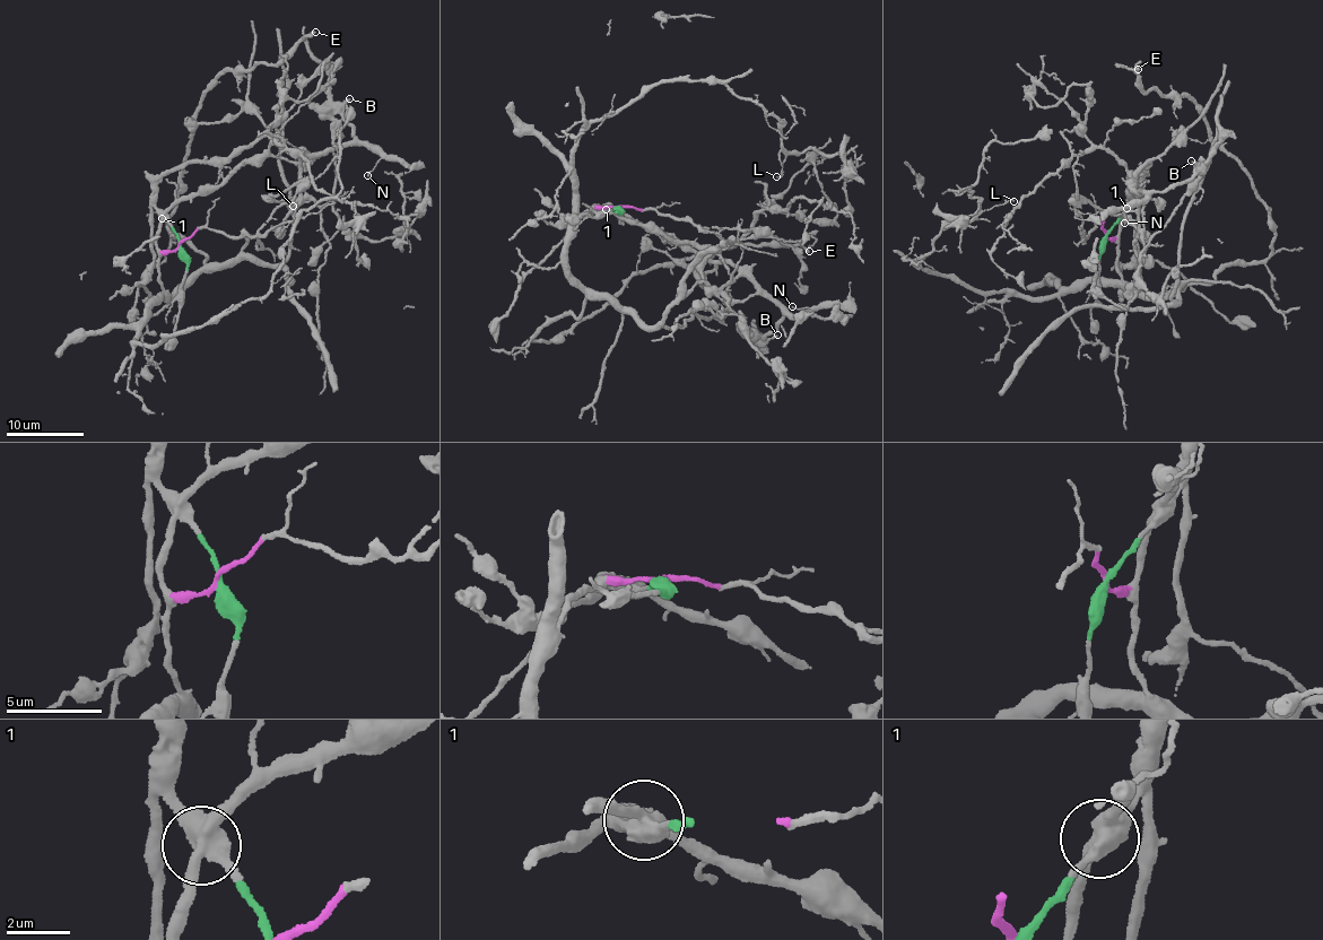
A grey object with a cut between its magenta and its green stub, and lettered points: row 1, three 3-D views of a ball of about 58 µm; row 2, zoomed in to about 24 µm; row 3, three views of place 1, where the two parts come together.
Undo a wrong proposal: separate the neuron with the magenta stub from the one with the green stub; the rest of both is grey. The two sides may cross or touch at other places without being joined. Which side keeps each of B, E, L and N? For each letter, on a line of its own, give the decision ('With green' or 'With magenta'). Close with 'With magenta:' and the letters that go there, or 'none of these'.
B: With green
E: With magenta
L: With magenta
N: With green
With magenta: E, L

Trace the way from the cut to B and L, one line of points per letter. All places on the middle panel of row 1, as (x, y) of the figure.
B: (618, 207), (601, 211), (612, 208), (712, 261), (747, 269), (782, 310), (782, 321), (764, 339), (777, 334)
L: (619, 207), (575, 225), (575, 138), (656, 84), (717, 81), (772, 113), (786, 156), (777, 177)

